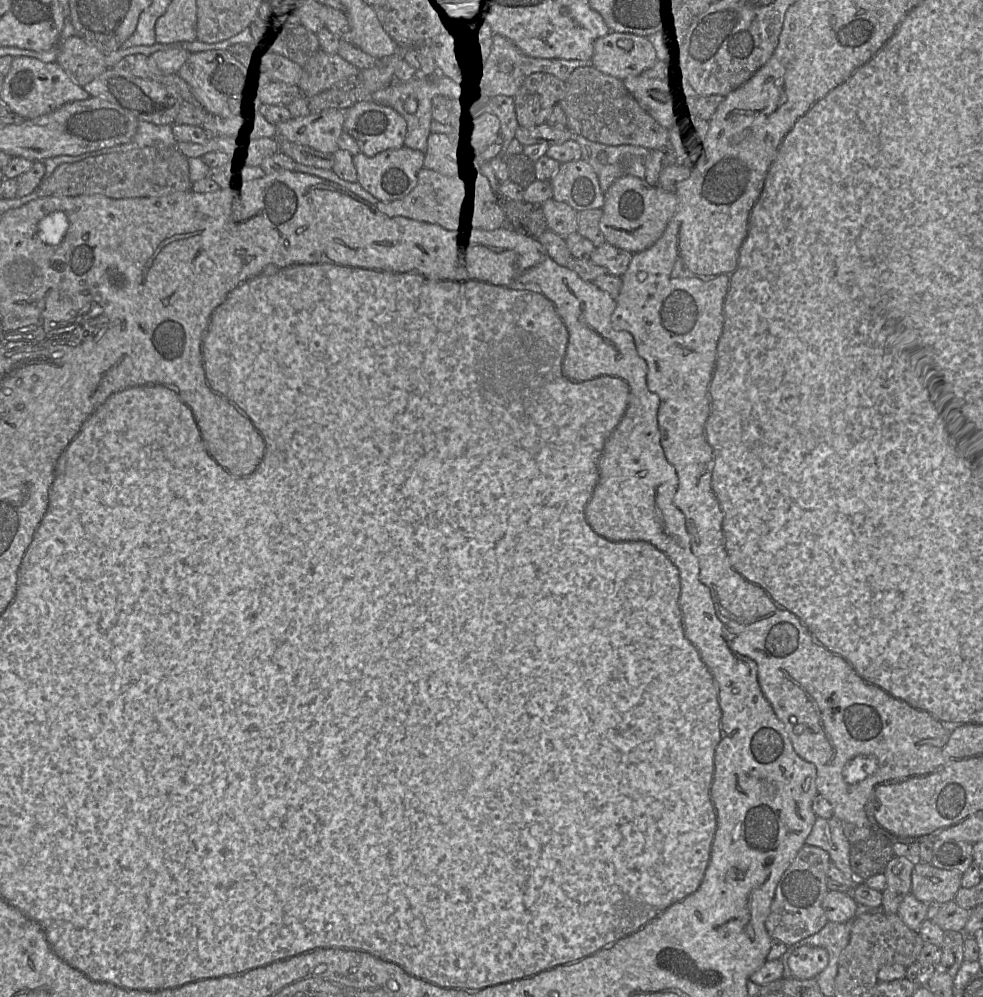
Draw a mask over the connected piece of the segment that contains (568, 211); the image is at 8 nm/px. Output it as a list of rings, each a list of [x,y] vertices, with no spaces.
[[[553,198],[543,203],[548,228],[566,239],[578,231],[579,212],[565,202]]]

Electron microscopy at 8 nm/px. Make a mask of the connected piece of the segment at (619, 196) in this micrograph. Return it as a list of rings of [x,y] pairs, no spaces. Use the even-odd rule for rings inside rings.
[[[632,175],[618,178],[605,193],[600,229],[606,241],[622,250],[640,253],[656,243],[675,215],[678,199],[658,185],[651,186],[645,179]]]

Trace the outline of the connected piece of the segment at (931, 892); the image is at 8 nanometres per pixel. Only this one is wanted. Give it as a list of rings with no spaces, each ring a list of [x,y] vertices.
[[[920,860],[912,871],[911,893],[915,898],[931,907],[954,900],[962,887],[963,873],[958,870],[946,870]]]

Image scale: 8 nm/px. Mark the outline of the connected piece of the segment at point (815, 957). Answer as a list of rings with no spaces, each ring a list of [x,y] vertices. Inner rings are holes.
[[[801,945],[793,949],[787,962],[792,977],[813,979],[828,965],[829,955],[824,947]]]

